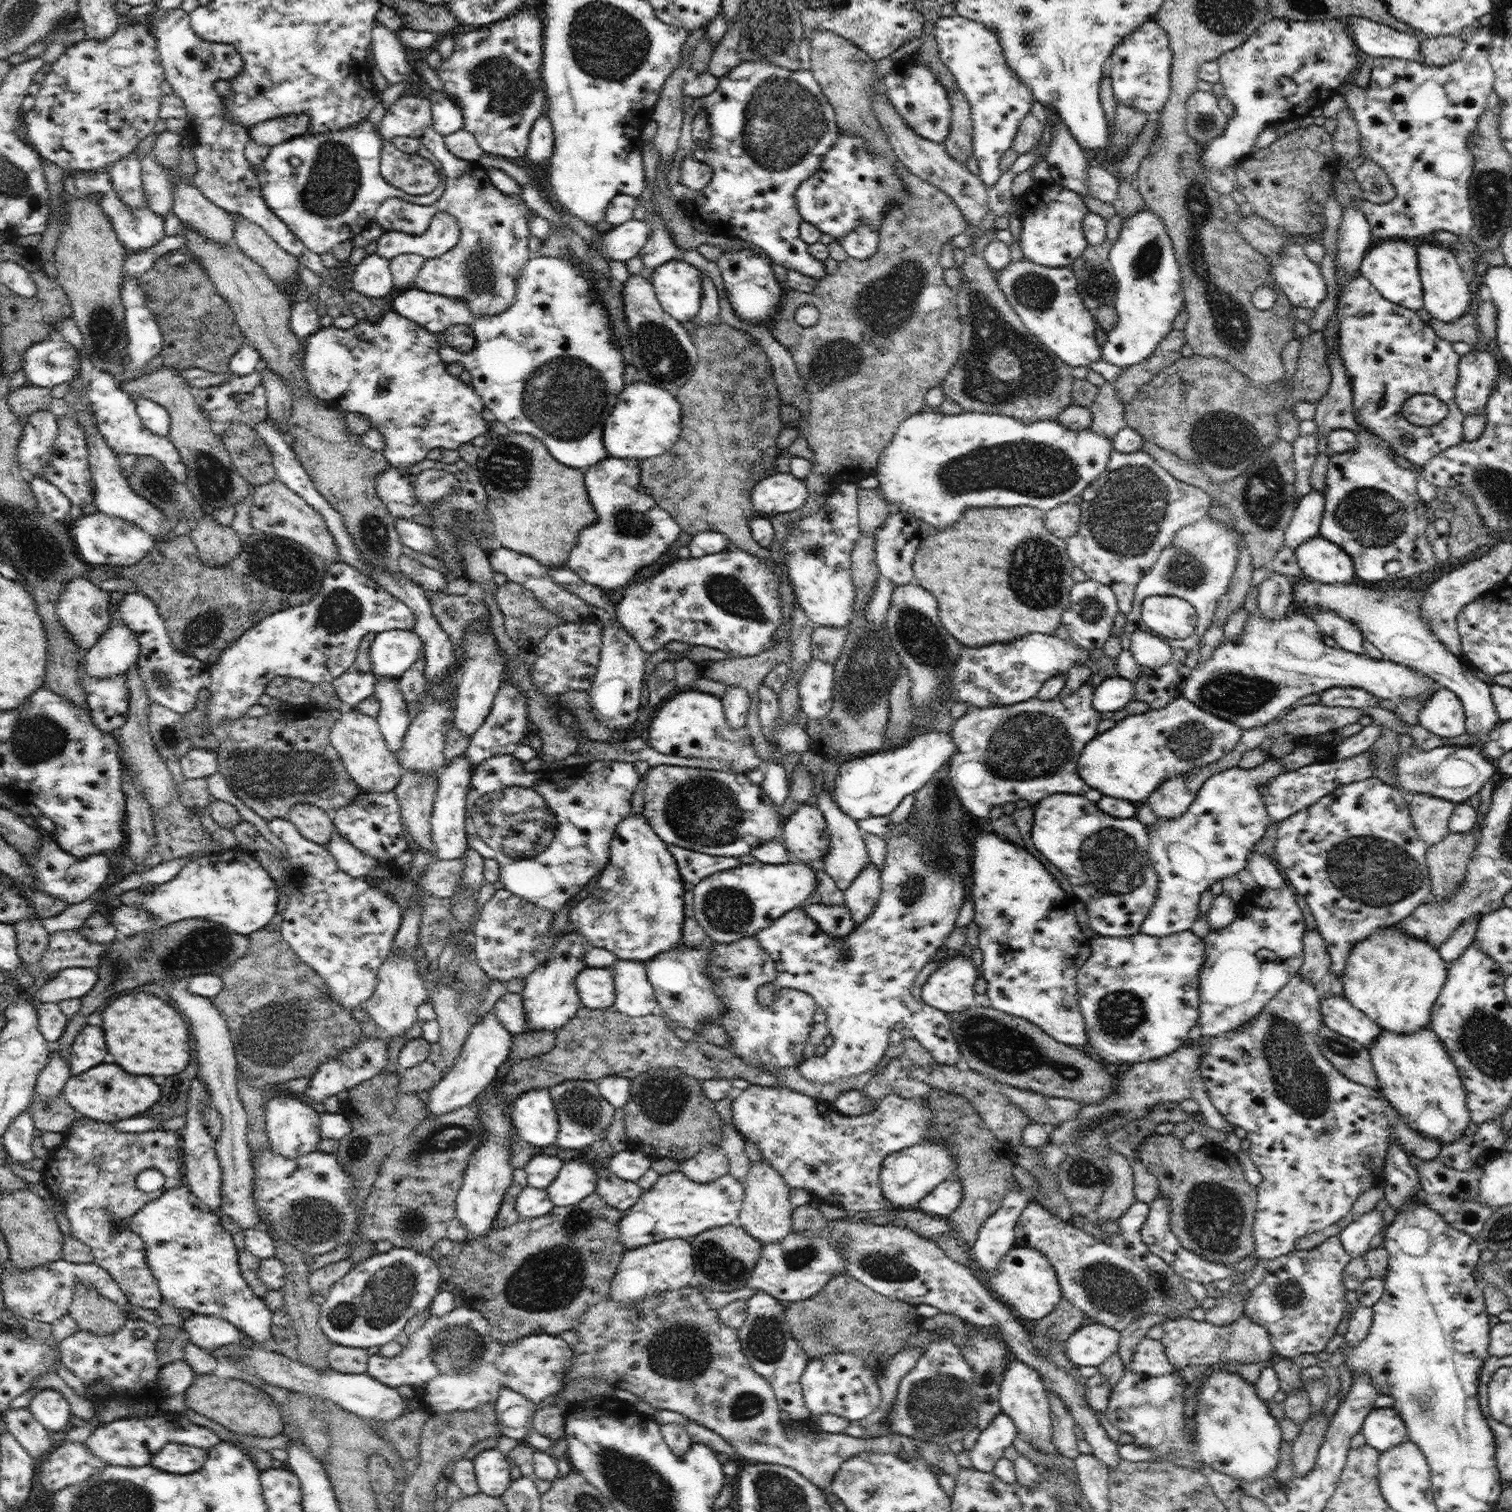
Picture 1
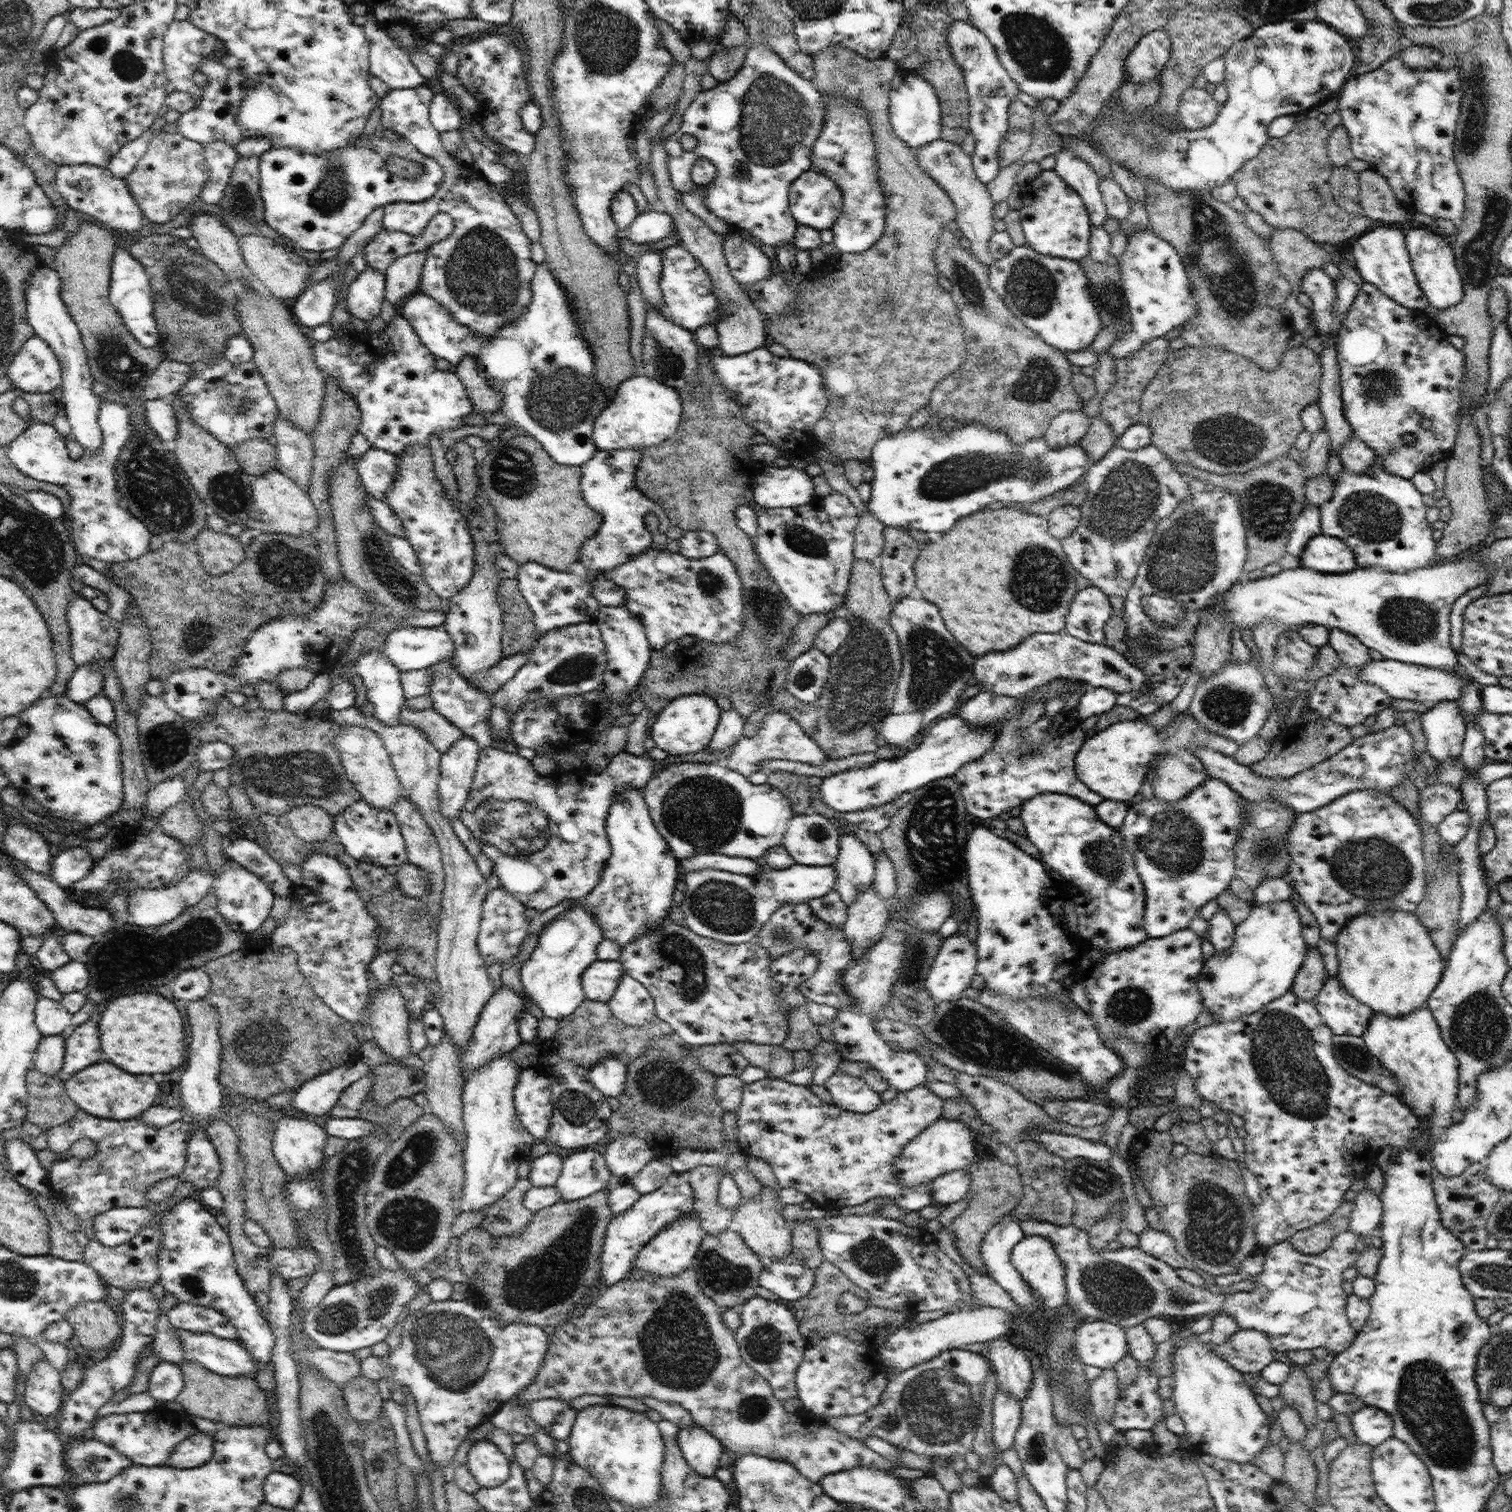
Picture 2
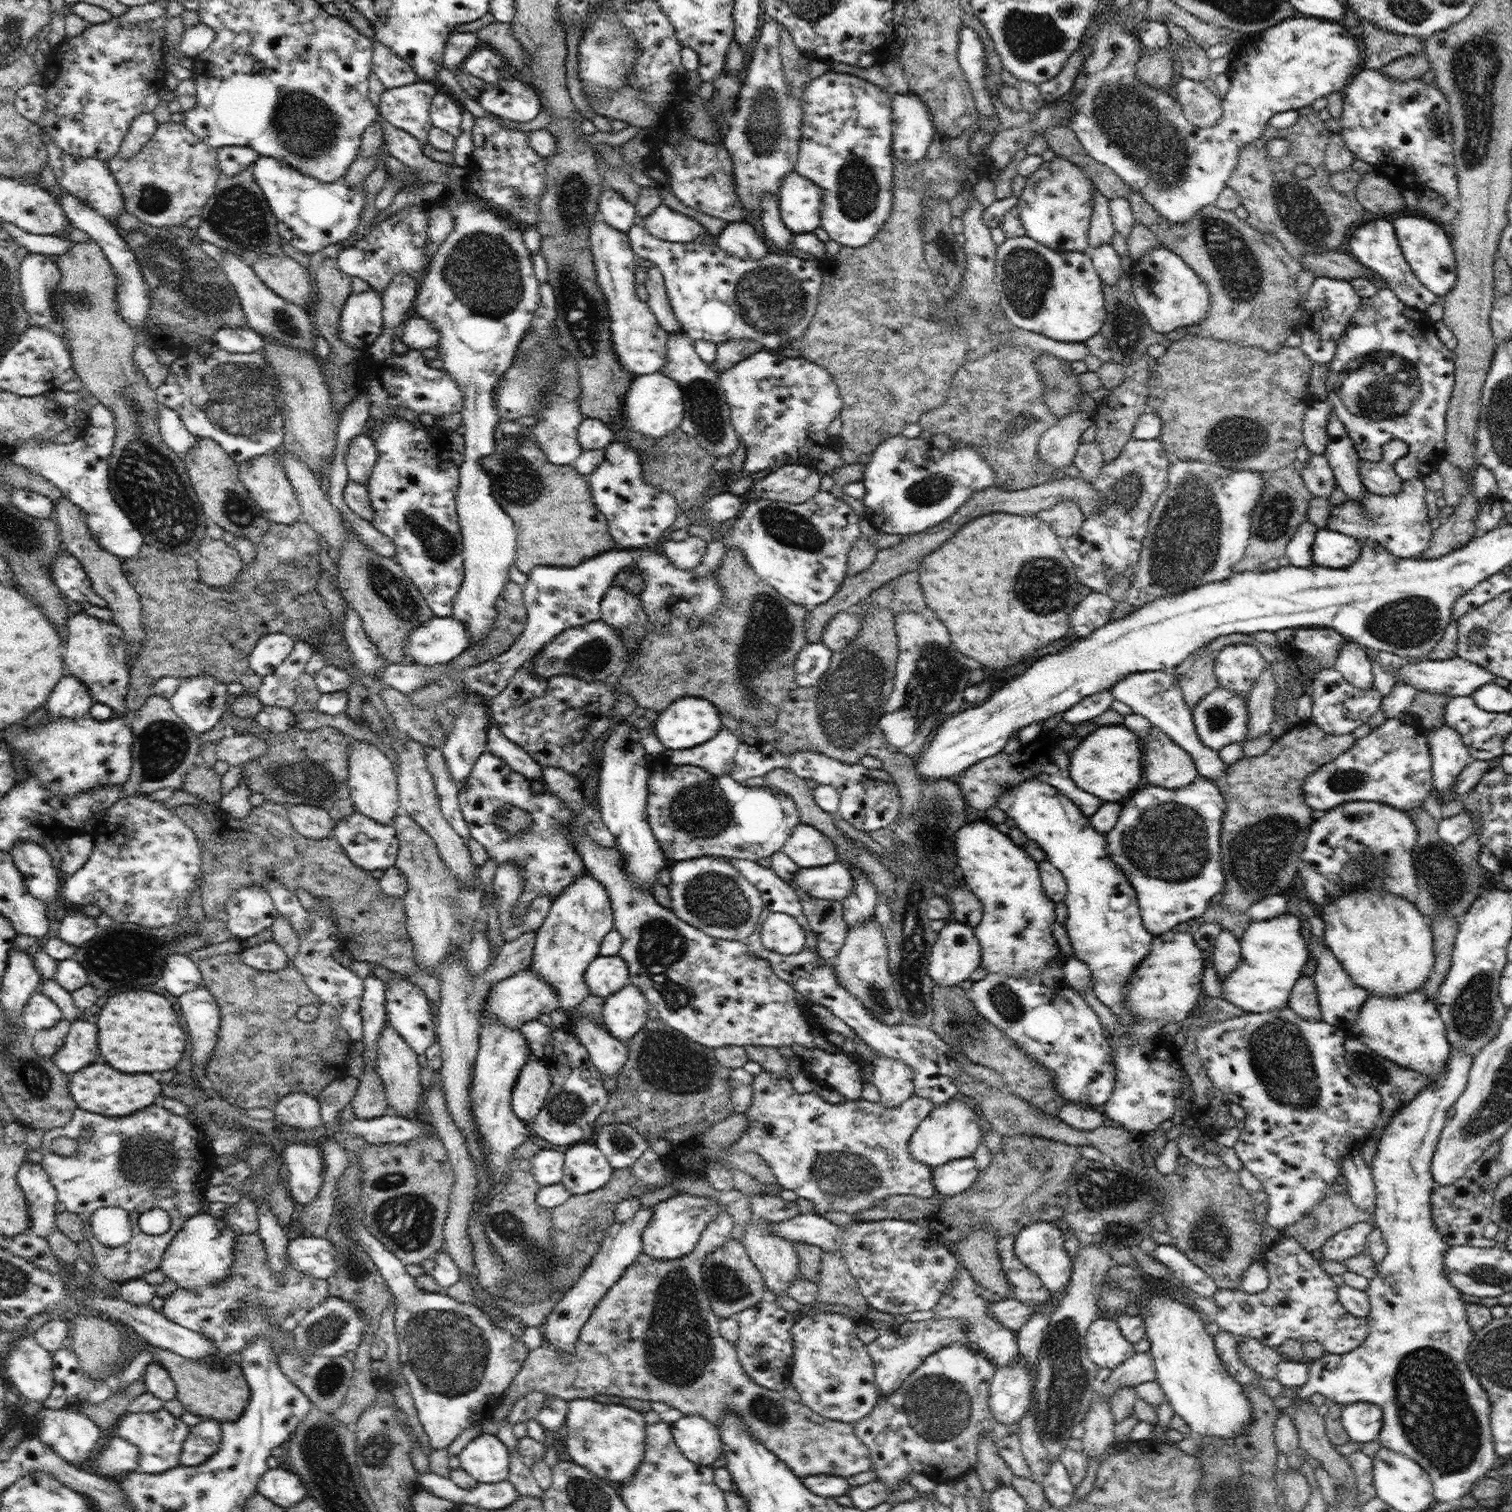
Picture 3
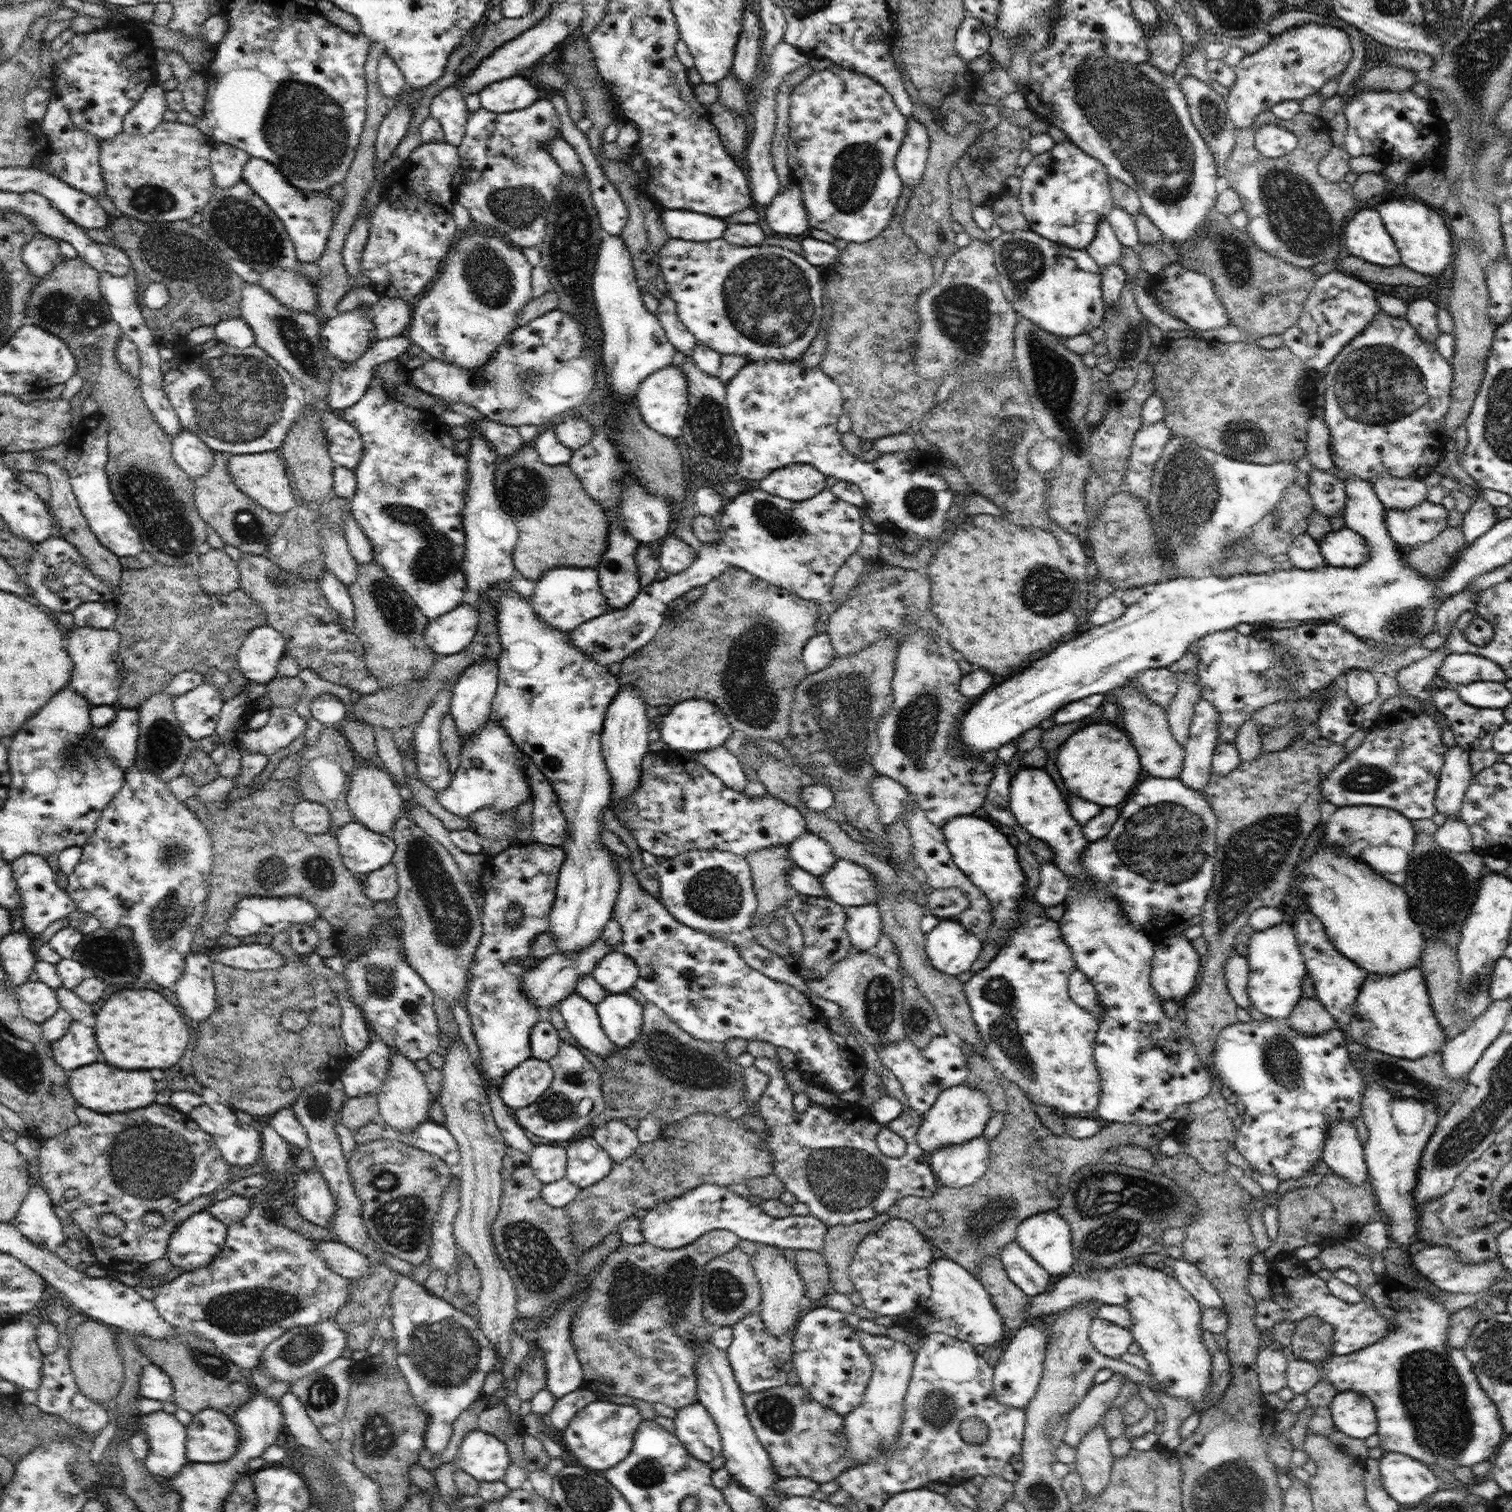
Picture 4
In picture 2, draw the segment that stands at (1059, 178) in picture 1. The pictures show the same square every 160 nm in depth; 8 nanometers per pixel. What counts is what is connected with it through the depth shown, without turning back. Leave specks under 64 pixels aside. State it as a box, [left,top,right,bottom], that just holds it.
[1053,149,1107,228]

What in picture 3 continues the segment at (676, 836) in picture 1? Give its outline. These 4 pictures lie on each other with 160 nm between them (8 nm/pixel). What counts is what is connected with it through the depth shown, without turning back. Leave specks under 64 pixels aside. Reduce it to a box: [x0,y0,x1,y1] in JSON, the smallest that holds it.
[647,756,801,863]

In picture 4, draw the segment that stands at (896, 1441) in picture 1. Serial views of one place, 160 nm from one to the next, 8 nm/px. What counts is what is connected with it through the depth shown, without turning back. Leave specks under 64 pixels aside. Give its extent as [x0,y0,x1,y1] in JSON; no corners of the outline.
[570,1229,854,1483]

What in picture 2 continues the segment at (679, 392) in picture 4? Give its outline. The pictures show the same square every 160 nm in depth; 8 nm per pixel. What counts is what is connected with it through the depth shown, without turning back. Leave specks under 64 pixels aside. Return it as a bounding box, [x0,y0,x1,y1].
[592,376,682,450]

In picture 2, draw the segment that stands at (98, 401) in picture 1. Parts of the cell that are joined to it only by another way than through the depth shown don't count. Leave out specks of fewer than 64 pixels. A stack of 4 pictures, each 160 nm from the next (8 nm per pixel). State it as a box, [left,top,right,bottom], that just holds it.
[6,400,152,563]

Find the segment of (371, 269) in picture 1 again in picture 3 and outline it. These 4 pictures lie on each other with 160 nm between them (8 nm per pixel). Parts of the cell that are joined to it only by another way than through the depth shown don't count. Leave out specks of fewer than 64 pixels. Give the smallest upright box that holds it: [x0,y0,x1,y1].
[340,290,384,347]

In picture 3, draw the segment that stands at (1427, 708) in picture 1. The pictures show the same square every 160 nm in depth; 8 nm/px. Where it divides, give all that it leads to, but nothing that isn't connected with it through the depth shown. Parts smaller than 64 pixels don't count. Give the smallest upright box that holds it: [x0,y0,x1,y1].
[1430,724,1471,794]

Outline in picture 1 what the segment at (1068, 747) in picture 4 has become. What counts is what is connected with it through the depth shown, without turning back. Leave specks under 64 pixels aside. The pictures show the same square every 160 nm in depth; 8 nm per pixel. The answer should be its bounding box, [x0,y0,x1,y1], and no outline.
[1078,696,1241,803]

